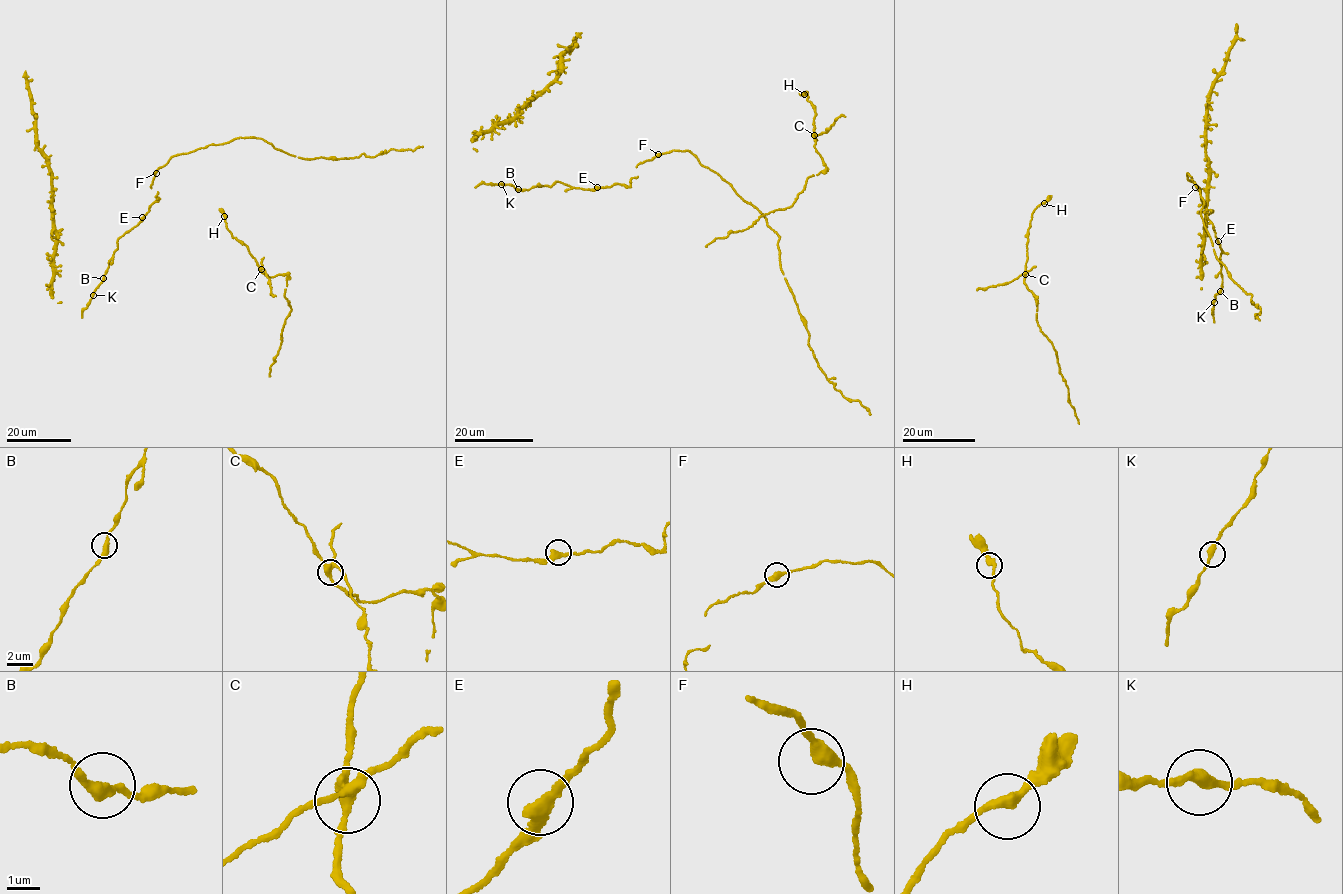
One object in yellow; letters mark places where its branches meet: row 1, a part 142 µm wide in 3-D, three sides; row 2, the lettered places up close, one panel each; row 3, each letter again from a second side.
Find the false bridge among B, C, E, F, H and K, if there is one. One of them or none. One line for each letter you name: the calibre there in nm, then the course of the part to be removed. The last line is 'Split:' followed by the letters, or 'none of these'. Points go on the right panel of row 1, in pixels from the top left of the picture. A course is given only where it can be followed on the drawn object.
C: 280 nm thick; foreign part runs (1025, 274), (976, 290)
Split: C

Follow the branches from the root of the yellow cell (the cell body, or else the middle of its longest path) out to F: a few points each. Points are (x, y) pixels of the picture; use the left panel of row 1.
F: (150, 186), (156, 173)

